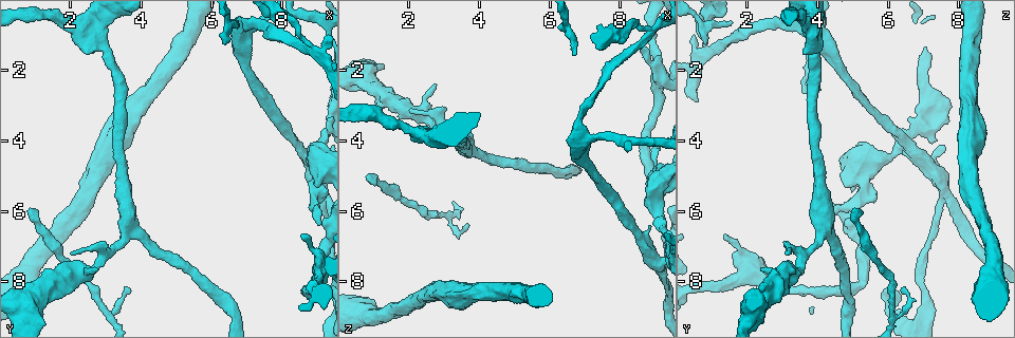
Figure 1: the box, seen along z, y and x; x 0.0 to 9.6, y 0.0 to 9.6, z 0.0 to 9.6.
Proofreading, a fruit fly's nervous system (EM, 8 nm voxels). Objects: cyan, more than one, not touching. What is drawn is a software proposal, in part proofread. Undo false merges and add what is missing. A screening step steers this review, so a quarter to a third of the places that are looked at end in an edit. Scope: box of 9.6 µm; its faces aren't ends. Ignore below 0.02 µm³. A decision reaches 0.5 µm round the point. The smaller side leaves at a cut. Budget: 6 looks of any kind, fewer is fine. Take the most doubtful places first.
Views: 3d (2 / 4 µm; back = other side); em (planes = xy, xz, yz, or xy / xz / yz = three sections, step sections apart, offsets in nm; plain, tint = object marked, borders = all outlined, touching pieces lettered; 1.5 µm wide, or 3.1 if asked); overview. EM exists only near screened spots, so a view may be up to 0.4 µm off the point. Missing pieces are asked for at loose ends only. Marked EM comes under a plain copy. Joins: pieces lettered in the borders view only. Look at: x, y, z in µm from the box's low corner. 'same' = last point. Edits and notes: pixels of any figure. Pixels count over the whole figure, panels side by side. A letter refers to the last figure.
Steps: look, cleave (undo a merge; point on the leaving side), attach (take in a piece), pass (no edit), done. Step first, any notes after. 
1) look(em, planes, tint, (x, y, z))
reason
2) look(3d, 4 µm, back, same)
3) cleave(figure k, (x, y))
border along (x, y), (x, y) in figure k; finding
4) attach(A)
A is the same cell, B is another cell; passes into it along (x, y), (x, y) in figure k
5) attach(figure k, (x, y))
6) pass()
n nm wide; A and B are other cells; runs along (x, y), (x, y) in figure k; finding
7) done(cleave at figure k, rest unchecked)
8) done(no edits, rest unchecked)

look(em, planes, tint, (0.95, 6.00, 5.15))
branch stops here

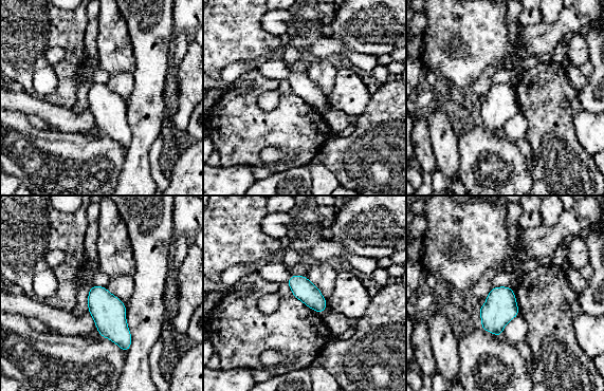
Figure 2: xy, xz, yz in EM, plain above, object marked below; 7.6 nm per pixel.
look(em, planes, borders, same)
what lies round it

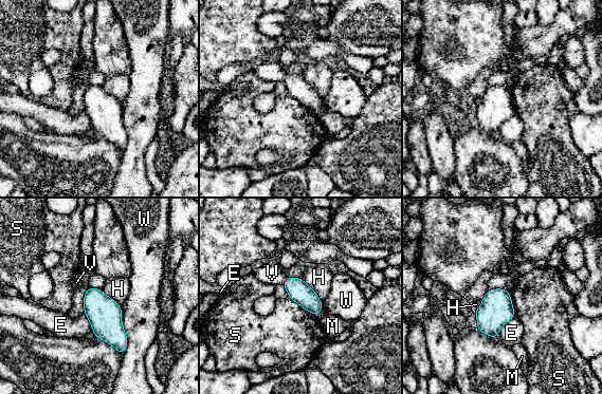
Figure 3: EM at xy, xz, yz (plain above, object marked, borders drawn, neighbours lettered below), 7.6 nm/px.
attach(V)
170 nm wide; V is the same cell, E, H, M, S and W are other cells; passes into it along (298, 291), (285, 281), (272, 273) in figure 3; it goes on there

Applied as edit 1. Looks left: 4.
look(em, planes, borders, (2.70, 7.60, 2.40))
free end

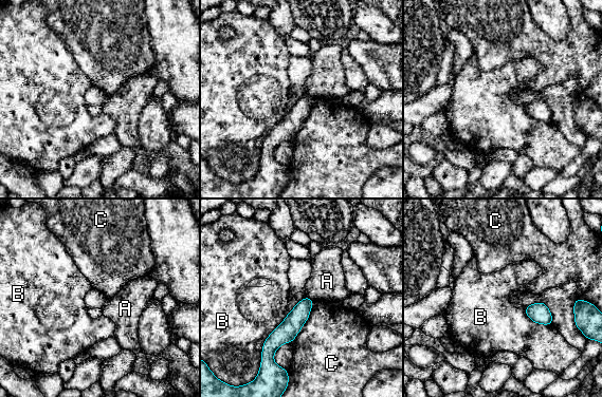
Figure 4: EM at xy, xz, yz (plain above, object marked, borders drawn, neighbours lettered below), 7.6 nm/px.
pass()
A, B and C are other cells; runs along (310, 301), (271, 344), (270, 354) in figure 4; no lettered piece goes on from it

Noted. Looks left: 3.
look(3d, 4 µm, (6.45, 1.20, 0.85))
free end

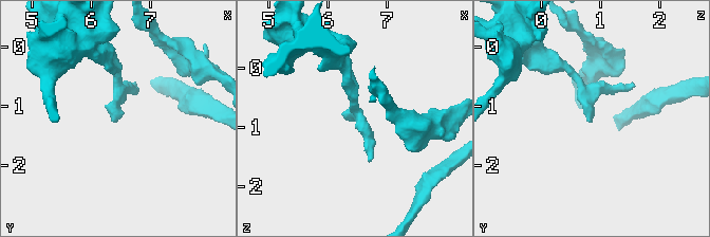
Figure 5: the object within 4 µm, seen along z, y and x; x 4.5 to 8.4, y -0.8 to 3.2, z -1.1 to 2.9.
look(em, planes, tint, (6.40, 1.30, 0.85))

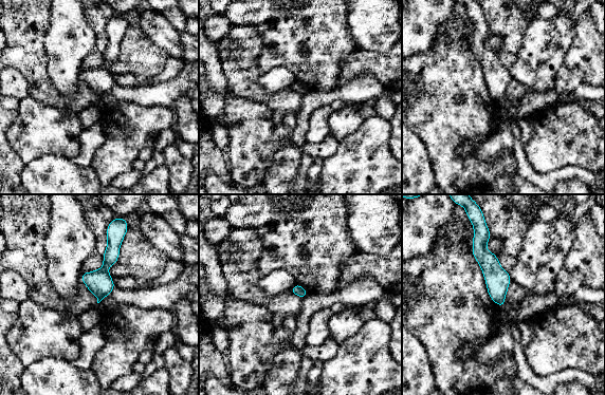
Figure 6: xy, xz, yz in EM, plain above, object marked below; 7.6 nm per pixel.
look(em, planes, borders, same)

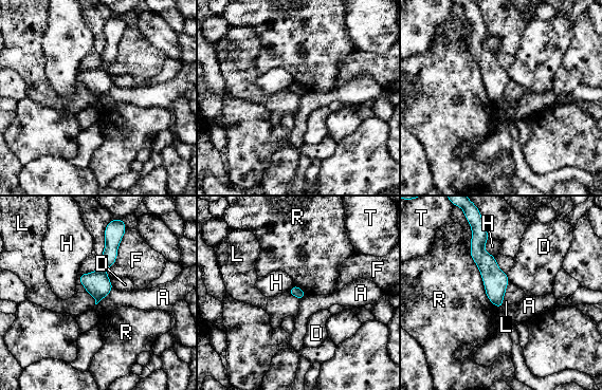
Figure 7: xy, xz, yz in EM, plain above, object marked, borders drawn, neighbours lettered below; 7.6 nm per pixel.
pass()
A, D, F, H, L, R and T are other cells; border along (112, 289), (95, 304) in figure 7; none of them fits

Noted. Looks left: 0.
done(attach at figure 3, rest unchecked)

